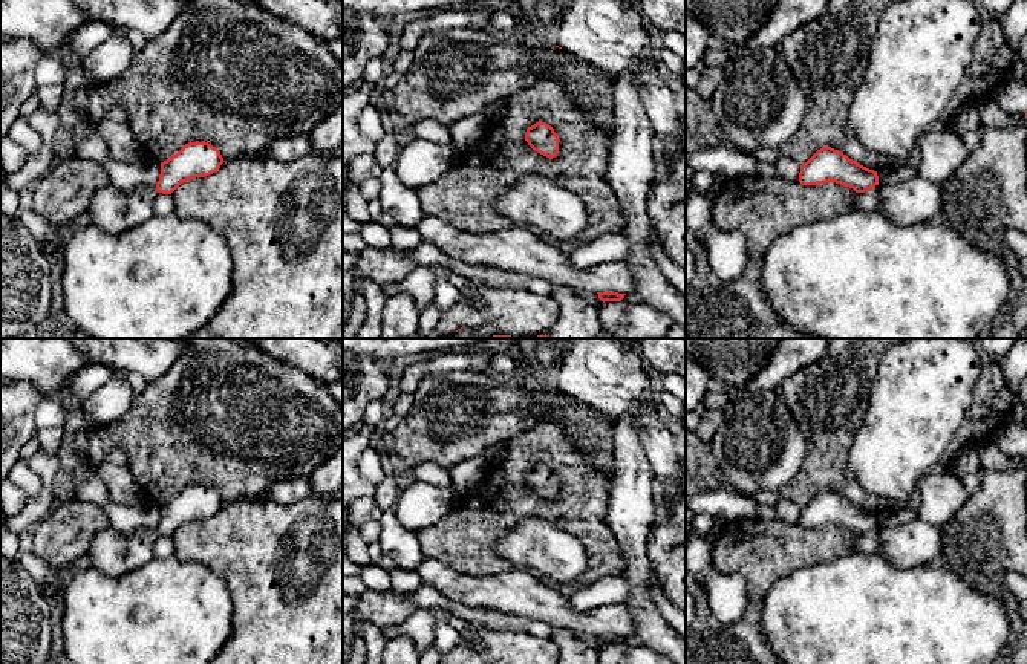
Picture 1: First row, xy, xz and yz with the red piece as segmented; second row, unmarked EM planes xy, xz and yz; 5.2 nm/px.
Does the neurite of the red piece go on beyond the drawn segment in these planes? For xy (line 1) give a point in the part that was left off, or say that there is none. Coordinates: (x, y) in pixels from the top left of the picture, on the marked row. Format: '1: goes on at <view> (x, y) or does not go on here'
1: does not go on here

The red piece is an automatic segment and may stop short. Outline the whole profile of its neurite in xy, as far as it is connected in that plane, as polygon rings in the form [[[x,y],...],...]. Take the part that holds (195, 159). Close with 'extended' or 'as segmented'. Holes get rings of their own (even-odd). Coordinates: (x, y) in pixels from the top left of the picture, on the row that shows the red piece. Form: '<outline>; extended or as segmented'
[[[188,142],[161,162],[158,193],[171,194],[182,182],[216,173],[223,164],[220,151],[208,142]]]; as segmented

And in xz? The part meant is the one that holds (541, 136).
[[[539,121],[534,125],[528,127],[525,141],[534,151],[549,159],[556,158],[559,153],[560,139],[556,135],[554,129],[546,122]]]; as segmented

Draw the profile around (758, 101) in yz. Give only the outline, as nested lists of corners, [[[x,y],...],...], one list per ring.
[[[774,47],[738,49],[710,104],[727,145],[748,155],[761,147],[779,148],[807,115],[807,96]]]

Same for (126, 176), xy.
[[[98,125],[90,129],[87,136],[83,138],[73,148],[78,156],[98,161],[107,170],[109,184],[113,184],[121,190],[132,190],[142,184],[156,185],[159,181],[159,162],[144,159],[133,164],[124,164],[115,161],[98,133]]]

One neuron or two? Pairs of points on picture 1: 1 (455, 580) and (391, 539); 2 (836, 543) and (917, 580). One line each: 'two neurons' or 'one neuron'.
1: two neurons
2: two neurons

